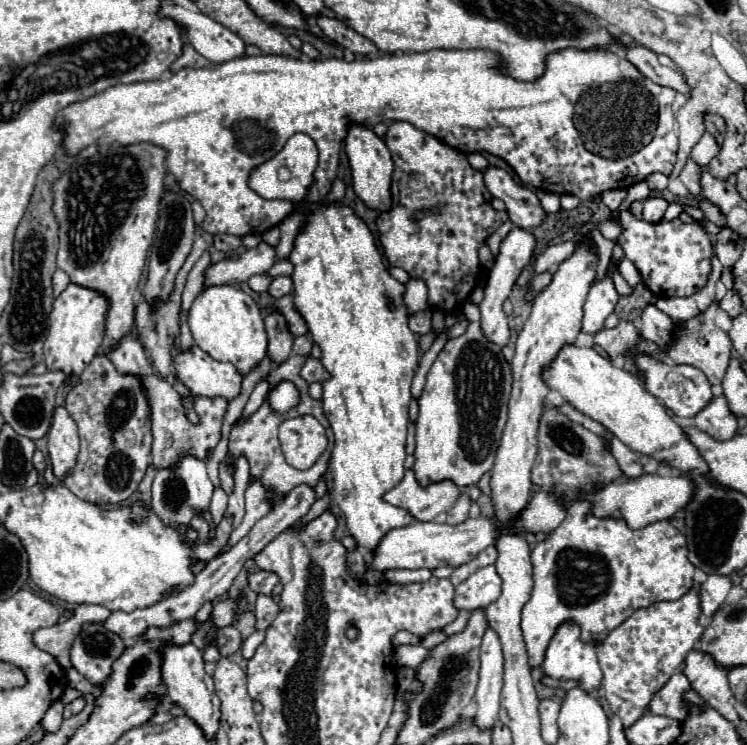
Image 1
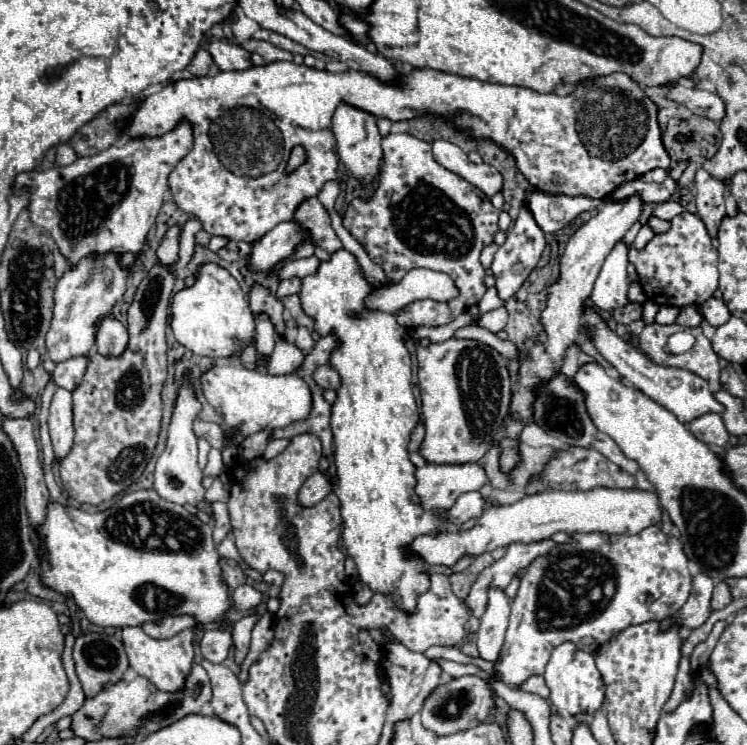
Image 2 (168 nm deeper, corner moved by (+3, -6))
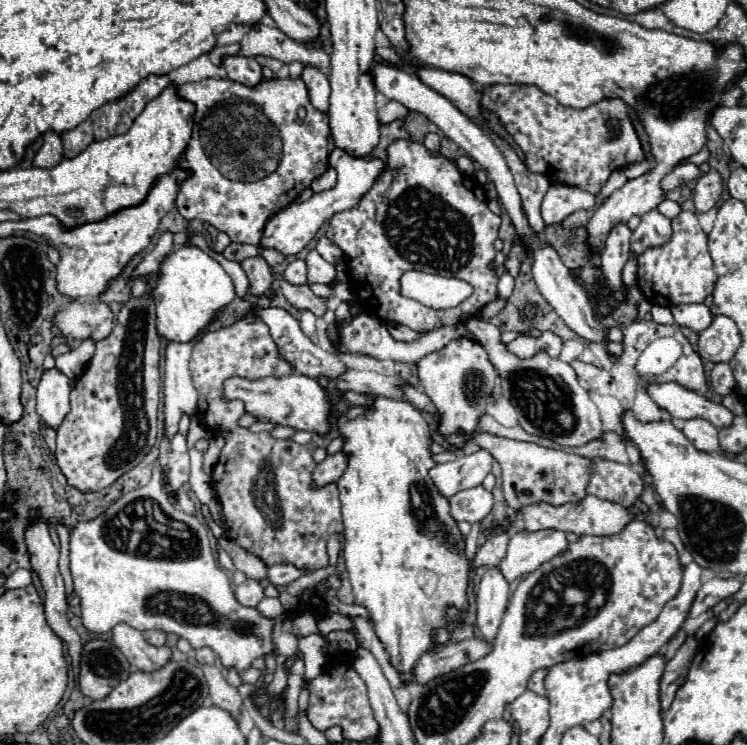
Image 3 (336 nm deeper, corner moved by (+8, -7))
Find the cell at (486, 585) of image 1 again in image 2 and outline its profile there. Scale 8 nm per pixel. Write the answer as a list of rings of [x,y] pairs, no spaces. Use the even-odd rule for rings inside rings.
[[[545,539],[545,541],[537,541],[537,543],[513,543],[513,545],[509,545],[507,553],[499,561],[495,561],[493,565],[489,565],[473,583],[471,593],[465,599],[467,605],[471,607],[473,615],[481,617],[481,613],[485,613],[487,591],[491,587],[505,589],[511,583],[511,579],[515,575],[519,575],[519,571],[529,567],[537,557],[549,553],[553,547],[557,547],[557,543],[553,539]]]

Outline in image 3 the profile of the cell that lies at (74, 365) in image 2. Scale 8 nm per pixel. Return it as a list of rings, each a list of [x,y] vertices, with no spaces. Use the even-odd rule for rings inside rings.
[[[84,340],[80,342],[78,348],[66,352],[66,354],[60,354],[56,356],[56,370],[60,370],[62,374],[66,374],[70,380],[78,378],[86,364],[92,360],[92,354],[94,354],[94,342],[92,340]]]

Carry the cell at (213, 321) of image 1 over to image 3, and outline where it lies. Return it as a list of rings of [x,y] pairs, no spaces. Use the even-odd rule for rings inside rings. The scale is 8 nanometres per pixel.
[[[182,246],[162,262],[160,280],[152,294],[156,298],[158,334],[172,342],[190,342],[196,338],[236,298],[226,270],[198,246]]]

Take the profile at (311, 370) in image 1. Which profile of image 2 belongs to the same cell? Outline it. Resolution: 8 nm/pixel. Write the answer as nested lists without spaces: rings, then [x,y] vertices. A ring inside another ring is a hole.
[[[329,365],[319,367],[319,369],[315,371],[315,381],[317,381],[323,389],[337,389],[337,387],[341,387],[341,377],[339,377],[339,373],[337,373],[333,367],[329,367]]]

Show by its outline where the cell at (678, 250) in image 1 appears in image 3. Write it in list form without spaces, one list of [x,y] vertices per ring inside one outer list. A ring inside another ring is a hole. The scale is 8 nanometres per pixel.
[[[680,212],[672,220],[672,238],[664,246],[648,248],[638,258],[638,286],[650,304],[676,306],[704,302],[716,286],[712,258],[708,254],[708,238],[698,224],[694,212]]]

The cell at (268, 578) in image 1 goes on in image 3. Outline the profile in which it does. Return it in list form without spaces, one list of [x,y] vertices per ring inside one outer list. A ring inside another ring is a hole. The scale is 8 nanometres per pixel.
[[[276,564],[276,566],[270,566],[268,568],[268,580],[276,586],[286,586],[290,582],[294,582],[304,570],[296,570],[294,566],[288,566],[288,564]]]

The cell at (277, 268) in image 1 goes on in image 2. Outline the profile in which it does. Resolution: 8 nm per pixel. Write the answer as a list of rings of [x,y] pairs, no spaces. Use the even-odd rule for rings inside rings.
[[[311,255],[311,257],[305,257],[305,259],[293,259],[293,261],[287,261],[283,265],[283,269],[279,271],[279,277],[281,279],[291,279],[291,277],[307,277],[307,275],[313,275],[317,273],[321,261]]]

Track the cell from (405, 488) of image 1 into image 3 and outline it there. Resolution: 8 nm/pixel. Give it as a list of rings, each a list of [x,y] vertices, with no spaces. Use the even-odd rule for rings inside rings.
[[[486,450],[474,452],[470,456],[460,456],[446,464],[436,464],[430,470],[430,478],[444,498],[454,496],[460,490],[480,486],[492,468],[492,454]]]

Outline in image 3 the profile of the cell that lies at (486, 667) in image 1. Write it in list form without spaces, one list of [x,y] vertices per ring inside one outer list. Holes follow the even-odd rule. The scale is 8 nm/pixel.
[[[488,568],[482,576],[476,596],[476,624],[486,642],[492,642],[498,634],[506,604],[510,598],[510,586],[496,568]]]

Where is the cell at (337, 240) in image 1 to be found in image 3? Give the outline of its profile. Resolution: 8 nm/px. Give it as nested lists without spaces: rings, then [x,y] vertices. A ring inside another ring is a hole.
[[[374,396],[374,402],[368,404],[368,406],[350,406],[338,418],[338,432],[340,432],[340,438],[344,440],[342,452],[348,456],[348,468],[340,476],[336,486],[338,486],[338,492],[340,492],[342,520],[344,520],[342,553],[346,570],[348,570],[348,576],[350,576],[350,582],[352,582],[354,598],[356,598],[356,602],[364,604],[370,610],[370,616],[372,616],[372,622],[374,622],[372,624],[374,632],[384,642],[384,646],[386,646],[386,650],[390,654],[390,662],[400,672],[400,678],[402,680],[410,680],[410,670],[412,670],[414,662],[420,658],[420,654],[424,654],[424,652],[428,652],[432,648],[432,634],[436,632],[436,642],[440,642],[440,644],[448,642],[448,638],[450,638],[450,634],[444,628],[444,622],[446,622],[444,620],[444,608],[448,604],[456,606],[460,612],[464,612],[468,608],[466,588],[468,588],[470,562],[464,558],[464,538],[462,538],[462,534],[458,530],[458,524],[450,516],[448,500],[438,494],[438,490],[434,488],[434,484],[432,484],[432,480],[428,476],[428,470],[436,464],[432,460],[430,450],[428,450],[430,442],[432,442],[430,440],[430,428],[426,424],[426,420],[422,418],[422,414],[408,400],[392,400],[392,398],[378,398],[378,396]]]

